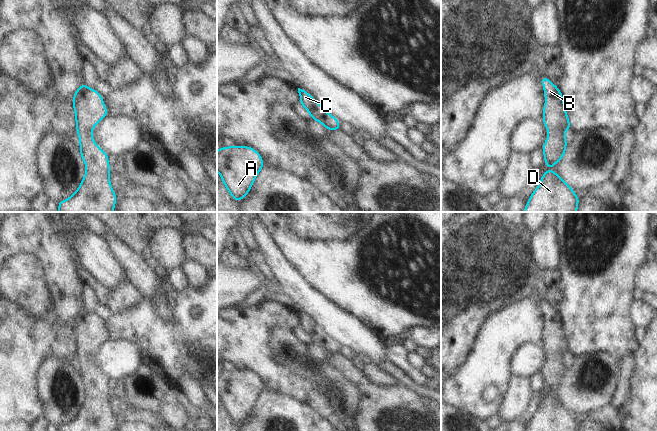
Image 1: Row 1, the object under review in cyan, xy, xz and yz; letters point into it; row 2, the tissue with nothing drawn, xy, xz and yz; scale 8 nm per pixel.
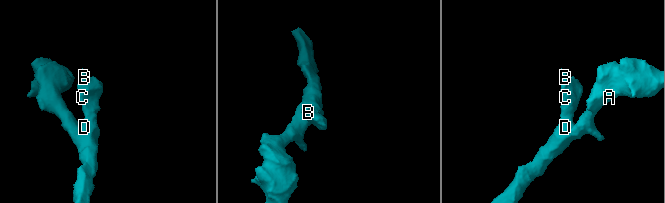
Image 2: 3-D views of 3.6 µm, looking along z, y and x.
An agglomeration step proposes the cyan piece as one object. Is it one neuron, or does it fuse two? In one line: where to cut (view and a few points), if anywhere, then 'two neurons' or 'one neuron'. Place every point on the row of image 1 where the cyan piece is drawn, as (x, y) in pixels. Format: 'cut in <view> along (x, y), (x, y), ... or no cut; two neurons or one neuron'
no cut; one neuron

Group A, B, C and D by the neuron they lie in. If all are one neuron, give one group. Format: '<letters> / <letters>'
A B C D

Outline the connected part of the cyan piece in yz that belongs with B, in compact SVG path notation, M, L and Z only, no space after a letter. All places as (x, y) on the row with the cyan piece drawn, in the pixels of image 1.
M540 77L545 95L542 120L548 131L542 151L544 164L554 166L564 156L567 141L565 132L571 128L561 91L547 77Z

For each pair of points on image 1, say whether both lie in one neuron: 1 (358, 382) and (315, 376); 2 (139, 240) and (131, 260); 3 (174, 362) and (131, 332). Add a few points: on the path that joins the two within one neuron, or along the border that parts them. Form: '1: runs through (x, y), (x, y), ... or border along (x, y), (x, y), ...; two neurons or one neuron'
1: border along (329, 365), (356, 390), (358, 401); two neurons
2: border along (116, 236), (125, 245), (140, 254); two neurons
3: runs through (163, 351), (142, 332); one neuron

